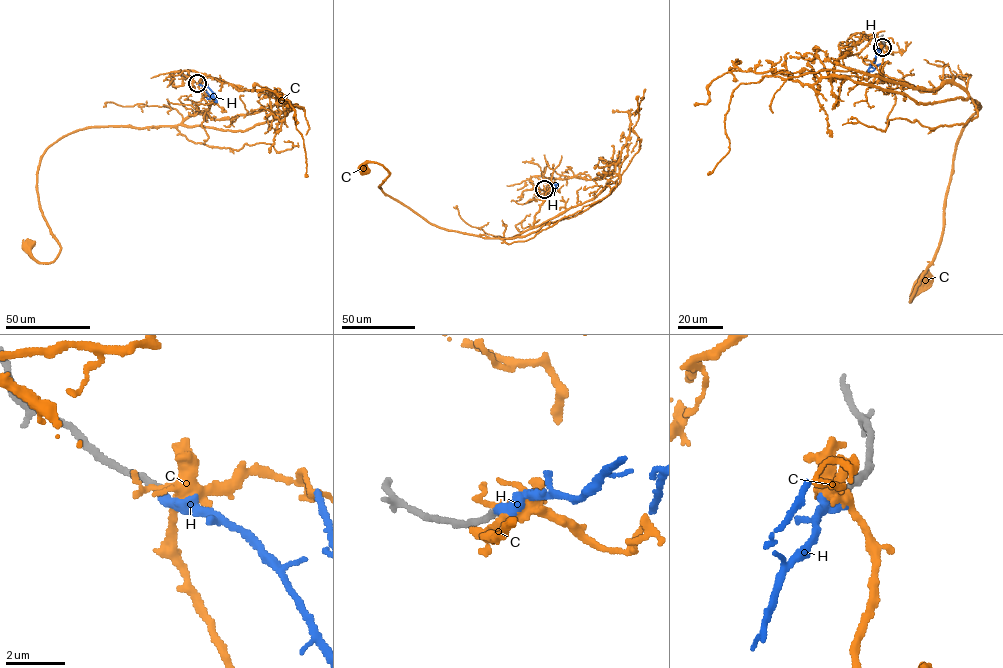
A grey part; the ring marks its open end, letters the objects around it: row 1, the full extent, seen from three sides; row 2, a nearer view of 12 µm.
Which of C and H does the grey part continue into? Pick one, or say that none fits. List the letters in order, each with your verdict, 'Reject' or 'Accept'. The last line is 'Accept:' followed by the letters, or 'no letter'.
C: Reject
H: Accept
Accept: H

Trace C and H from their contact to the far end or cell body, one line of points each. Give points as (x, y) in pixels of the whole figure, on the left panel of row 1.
C: (197, 83), (205, 119), (88, 127), (47, 149), (39, 209), (60, 251), (37, 262), (28, 245)
H: (197, 84), (216, 101), (210, 101), (204, 96)

